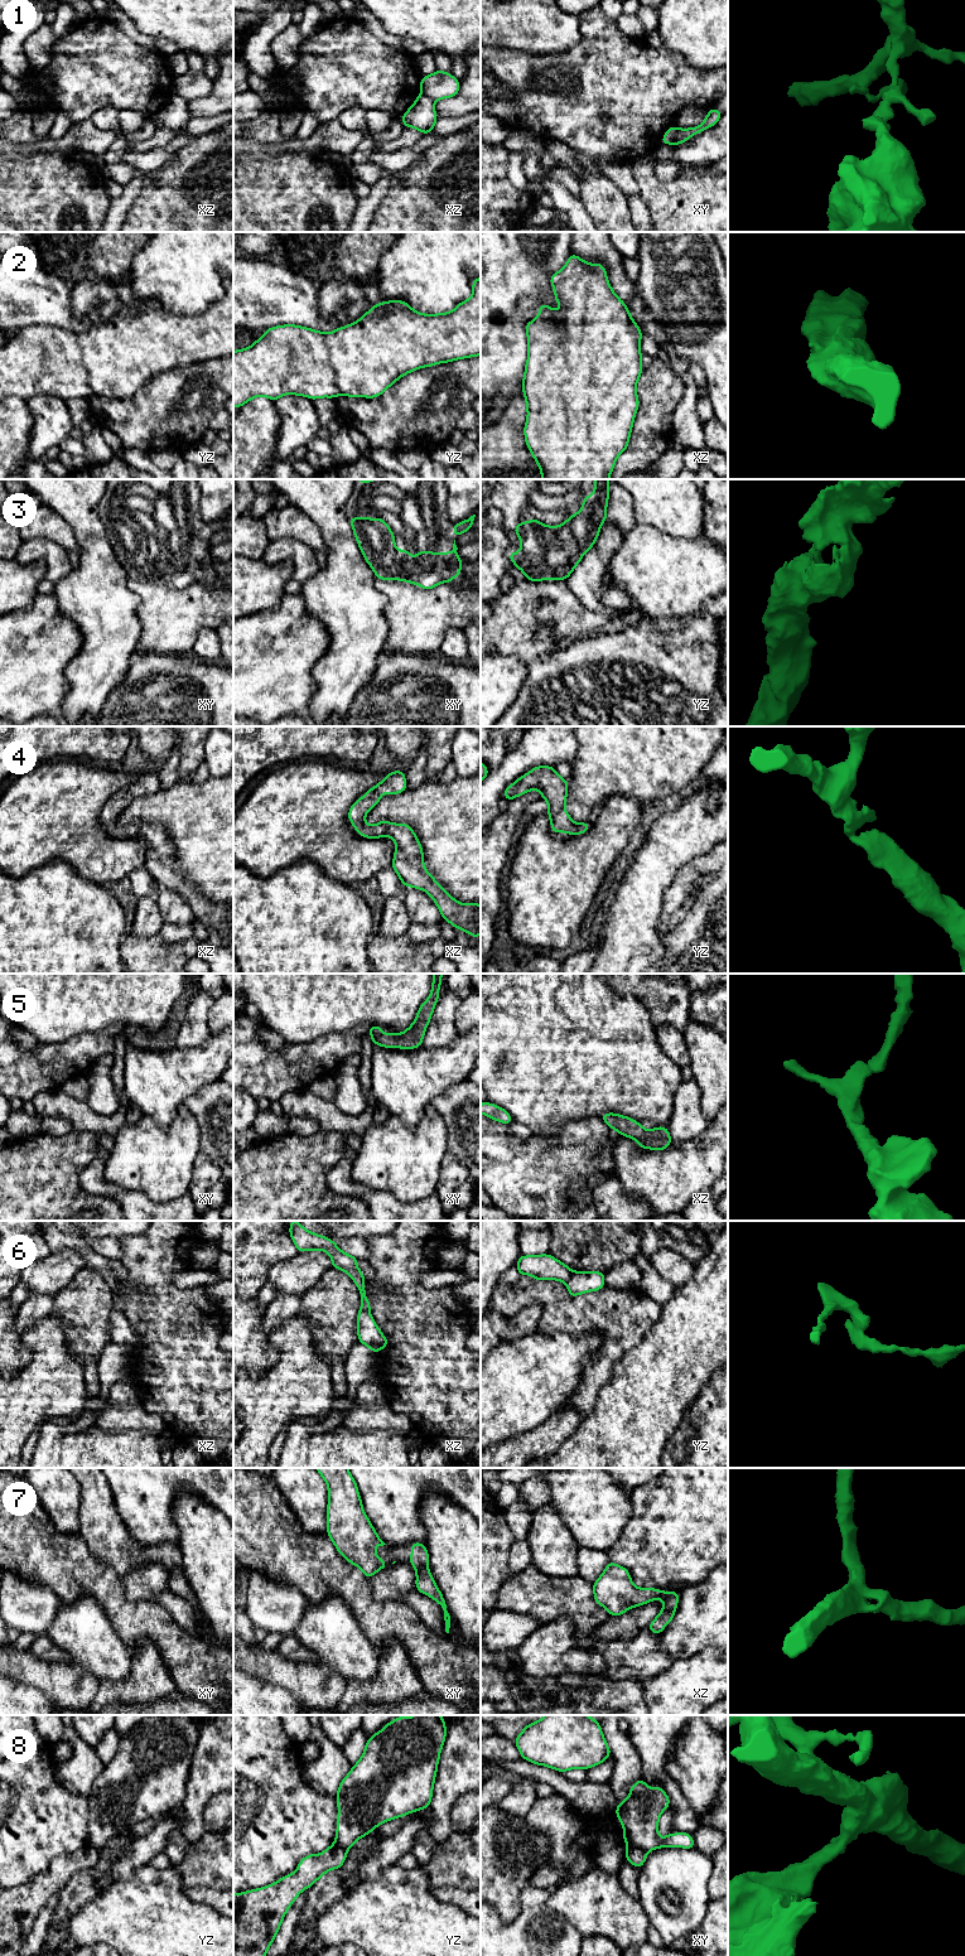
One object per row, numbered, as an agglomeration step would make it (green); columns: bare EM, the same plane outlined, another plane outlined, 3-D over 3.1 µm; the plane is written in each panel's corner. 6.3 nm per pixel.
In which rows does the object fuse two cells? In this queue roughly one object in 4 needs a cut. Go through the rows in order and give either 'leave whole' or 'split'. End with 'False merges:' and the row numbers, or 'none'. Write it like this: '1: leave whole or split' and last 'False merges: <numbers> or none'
1: split
2: leave whole
3: leave whole
4: leave whole
5: leave whole
6: split
7: leave whole
8: split
False merges: 1, 6, 8

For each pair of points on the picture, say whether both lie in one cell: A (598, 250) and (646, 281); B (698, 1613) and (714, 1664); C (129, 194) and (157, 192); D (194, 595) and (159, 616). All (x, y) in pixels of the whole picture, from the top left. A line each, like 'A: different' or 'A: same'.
A: different
B: different
C: different
D: same

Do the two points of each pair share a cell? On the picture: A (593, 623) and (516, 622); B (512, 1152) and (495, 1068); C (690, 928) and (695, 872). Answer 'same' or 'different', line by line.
A: same
B: different
C: same

